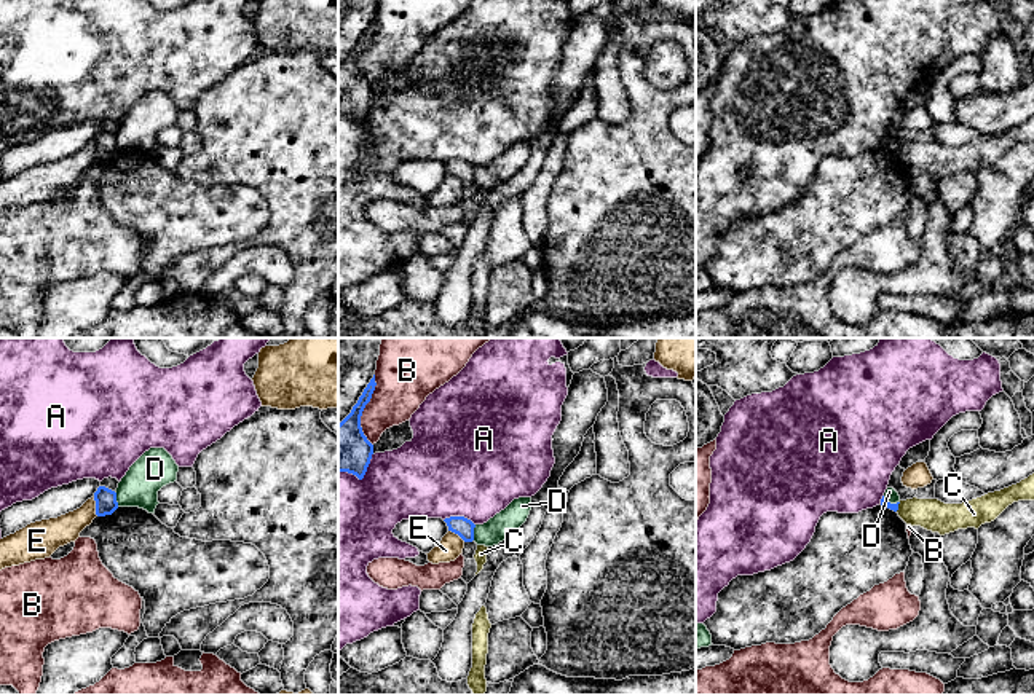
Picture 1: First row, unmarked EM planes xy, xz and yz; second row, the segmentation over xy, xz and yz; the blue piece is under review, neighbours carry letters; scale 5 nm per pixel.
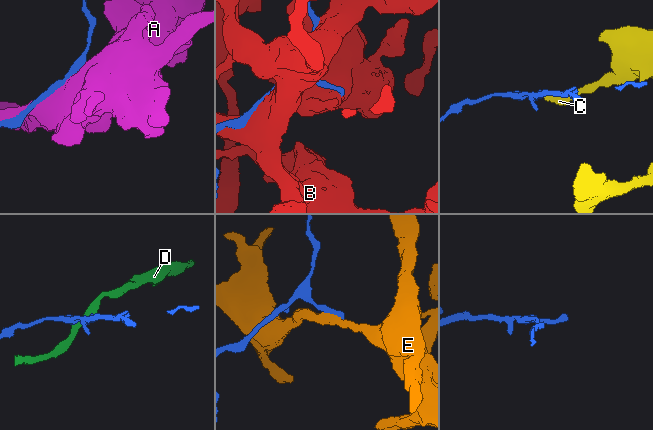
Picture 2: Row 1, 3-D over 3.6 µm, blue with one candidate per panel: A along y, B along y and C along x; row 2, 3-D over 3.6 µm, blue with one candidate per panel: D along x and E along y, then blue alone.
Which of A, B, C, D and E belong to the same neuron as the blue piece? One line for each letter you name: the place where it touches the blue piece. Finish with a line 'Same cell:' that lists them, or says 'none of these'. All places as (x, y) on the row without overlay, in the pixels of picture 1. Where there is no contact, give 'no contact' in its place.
Same cell: none of these

